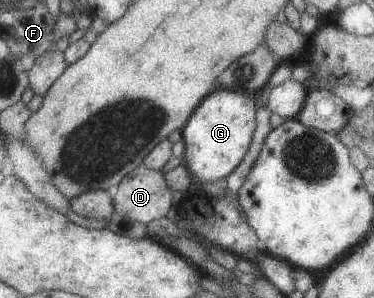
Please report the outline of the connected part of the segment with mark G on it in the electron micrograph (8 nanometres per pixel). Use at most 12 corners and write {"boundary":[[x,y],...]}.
{"boundary":[[218,87],[182,130],[196,183],[236,170],[259,122],[256,95]]}

